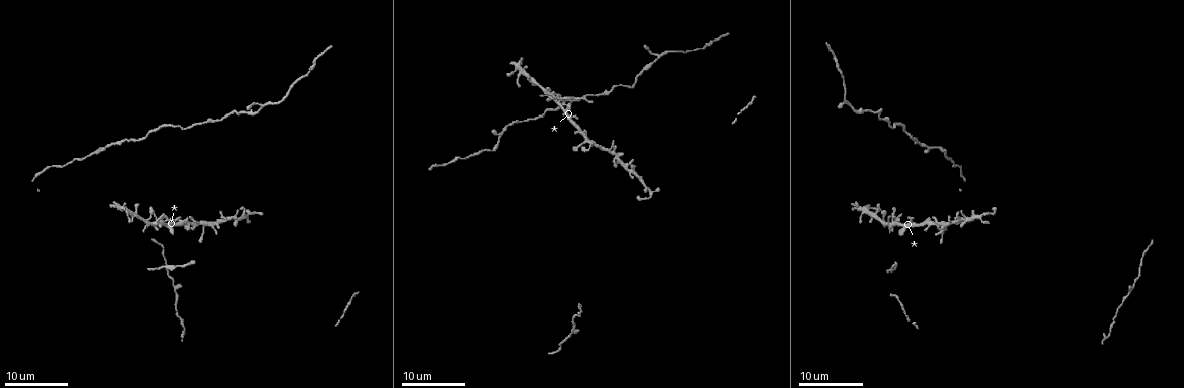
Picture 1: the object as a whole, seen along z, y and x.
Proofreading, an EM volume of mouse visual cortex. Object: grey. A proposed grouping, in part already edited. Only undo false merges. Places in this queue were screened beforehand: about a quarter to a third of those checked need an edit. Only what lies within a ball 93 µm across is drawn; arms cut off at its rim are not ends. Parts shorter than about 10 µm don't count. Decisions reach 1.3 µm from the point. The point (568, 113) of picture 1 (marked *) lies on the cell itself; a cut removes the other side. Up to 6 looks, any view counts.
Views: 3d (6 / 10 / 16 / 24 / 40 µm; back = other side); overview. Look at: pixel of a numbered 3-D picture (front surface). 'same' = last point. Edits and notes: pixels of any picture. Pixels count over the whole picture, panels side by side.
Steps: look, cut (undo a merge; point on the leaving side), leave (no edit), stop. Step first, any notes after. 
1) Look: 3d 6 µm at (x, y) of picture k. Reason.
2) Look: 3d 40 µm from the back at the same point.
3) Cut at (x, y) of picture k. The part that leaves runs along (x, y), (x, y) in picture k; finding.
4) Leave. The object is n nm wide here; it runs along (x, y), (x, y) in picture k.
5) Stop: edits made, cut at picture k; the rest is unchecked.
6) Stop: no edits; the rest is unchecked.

Look: 3d 24 µm at (891, 221) of picture 1. Looks like a crossing.

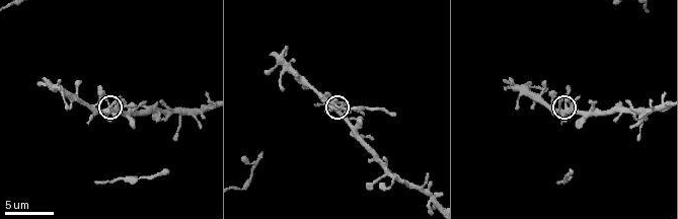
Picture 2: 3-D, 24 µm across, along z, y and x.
Look: 3d 6 µm at (564, 107) of picture 2.

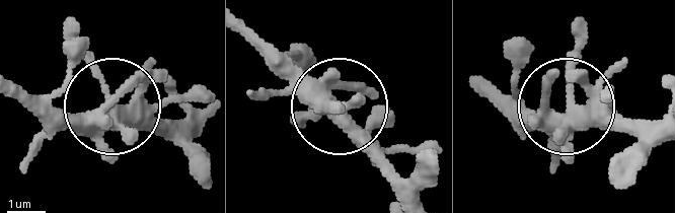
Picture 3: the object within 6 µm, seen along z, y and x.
Leave. The object is 390 nm wide here; all the same cell.

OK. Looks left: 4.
Look: 3d 24 µm at (166, 126) of picture 1. Calibre changes.

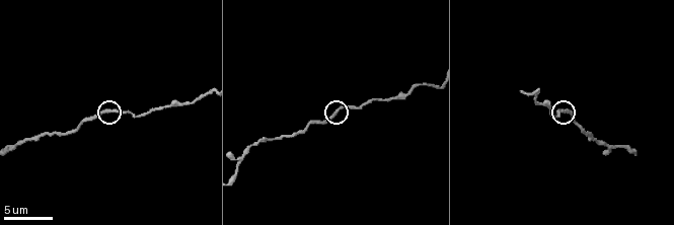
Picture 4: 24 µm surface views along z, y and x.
Look: 3d 6 µm at (336, 110) of picture 4. Zoom in.

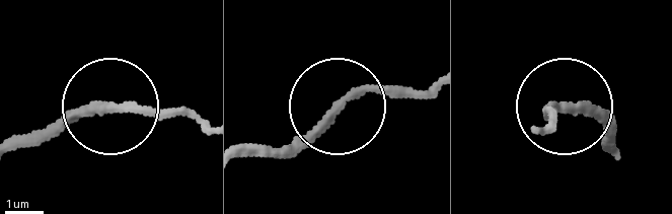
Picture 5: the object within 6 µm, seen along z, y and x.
Leave. All the same cell.

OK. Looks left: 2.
Look: 3d 10 µm at (619, 147) of picture 4. Three-way junction.

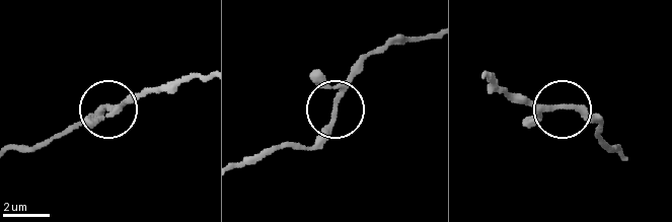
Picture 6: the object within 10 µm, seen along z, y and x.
Look: 3d 6 µm at (107, 105) of picture 6.

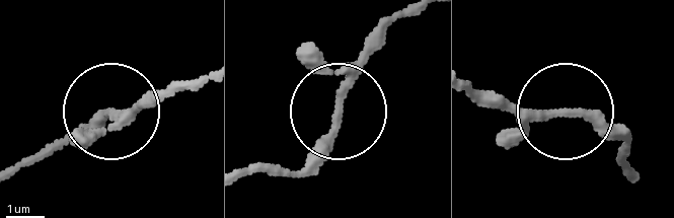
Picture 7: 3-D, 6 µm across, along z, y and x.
Leave. The object is 180 nm wide here; one cell here.

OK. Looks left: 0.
Stop: no edits; the rest is unchecked.

